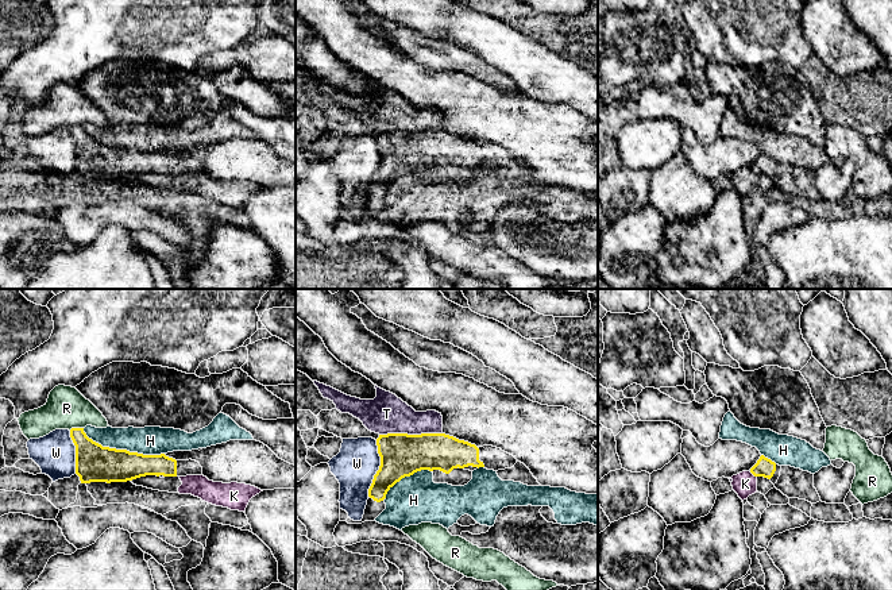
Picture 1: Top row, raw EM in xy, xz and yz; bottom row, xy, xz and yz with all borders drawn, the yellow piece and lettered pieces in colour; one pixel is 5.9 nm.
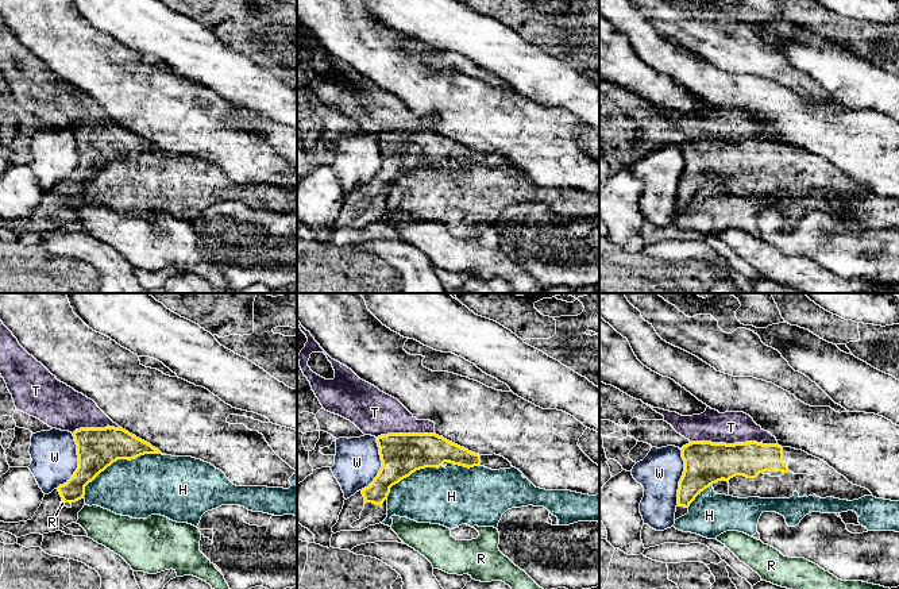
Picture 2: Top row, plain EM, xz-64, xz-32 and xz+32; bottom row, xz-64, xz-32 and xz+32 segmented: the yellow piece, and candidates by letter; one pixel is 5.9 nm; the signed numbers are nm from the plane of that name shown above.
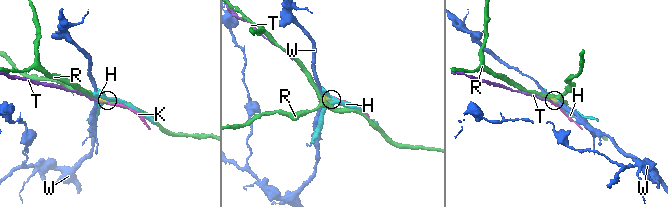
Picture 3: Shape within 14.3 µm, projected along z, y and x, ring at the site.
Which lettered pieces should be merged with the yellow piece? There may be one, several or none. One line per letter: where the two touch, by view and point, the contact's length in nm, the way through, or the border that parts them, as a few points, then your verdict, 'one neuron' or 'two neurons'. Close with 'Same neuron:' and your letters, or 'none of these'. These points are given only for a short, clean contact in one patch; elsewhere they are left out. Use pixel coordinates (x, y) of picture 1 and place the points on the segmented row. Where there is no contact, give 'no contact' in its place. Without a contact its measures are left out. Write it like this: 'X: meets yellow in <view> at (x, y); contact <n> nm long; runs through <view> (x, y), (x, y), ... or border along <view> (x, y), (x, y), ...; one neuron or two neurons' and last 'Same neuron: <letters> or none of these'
H: meets yellow in xy at (122, 450); contact 500 nm long; two neurons
K: meets yellow in yz at (753, 474); contact 60 nm long; border along yz (749, 471), (756, 477); two neurons
R: meets yellow in xy at (76, 428); contact 90 nm long; border along xy (82, 427), (72, 427), (69, 430); two neurons
T: meets yellow in xz at (410, 435); contact 380 nm long; two neurons
W: meets yellow in xz at (379, 469); contact 340 nm long; two neurons
Same neuron: none of these

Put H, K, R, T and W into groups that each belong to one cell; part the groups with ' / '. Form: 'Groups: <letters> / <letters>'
Groups: H / K T / R / W

